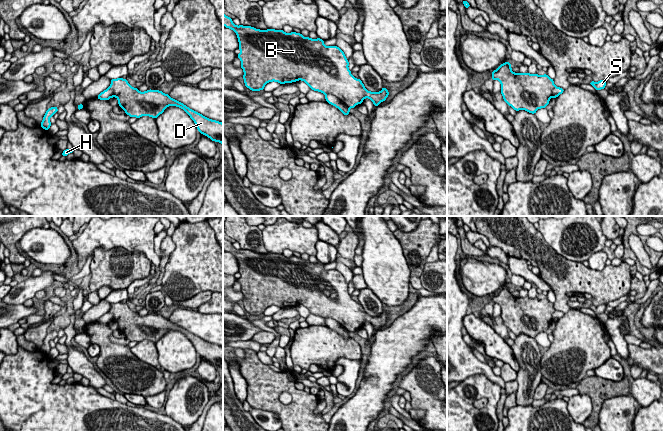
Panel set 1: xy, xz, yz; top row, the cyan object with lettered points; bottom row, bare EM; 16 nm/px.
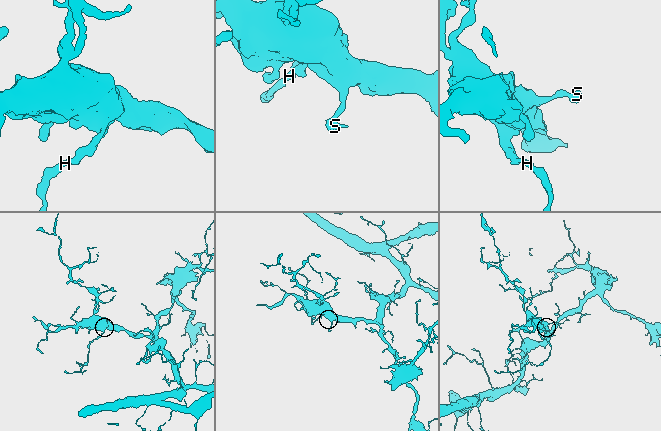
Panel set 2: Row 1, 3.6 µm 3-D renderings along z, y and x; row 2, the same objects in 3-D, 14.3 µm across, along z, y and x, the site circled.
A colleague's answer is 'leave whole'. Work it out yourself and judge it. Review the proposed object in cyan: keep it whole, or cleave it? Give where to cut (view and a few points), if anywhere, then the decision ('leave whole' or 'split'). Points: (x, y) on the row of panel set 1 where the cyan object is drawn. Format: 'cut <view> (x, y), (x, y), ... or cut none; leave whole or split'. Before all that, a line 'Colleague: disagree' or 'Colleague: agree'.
Colleague: agree
cut none; leave whole

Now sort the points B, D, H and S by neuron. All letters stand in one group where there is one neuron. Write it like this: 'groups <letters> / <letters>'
groups B D H S

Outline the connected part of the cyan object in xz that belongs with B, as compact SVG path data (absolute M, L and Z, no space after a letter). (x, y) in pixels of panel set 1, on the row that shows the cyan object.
M224 13L223 25L237 35L240 49L237 57L241 60L245 86L252 91L263 90L265 85L272 81L282 85L302 80L310 89L324 93L326 102L338 108L345 116L350 113L350 108L361 104L365 98L369 98L374 106L378 106L389 95L385 87L380 92L368 91L362 81L351 74L344 52L336 45L325 46L324 40L319 37L314 40L294 31L288 34L283 30L237 26Z

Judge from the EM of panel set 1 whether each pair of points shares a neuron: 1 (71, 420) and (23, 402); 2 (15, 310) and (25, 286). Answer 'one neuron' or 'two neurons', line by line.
1: one neuron
2: two neurons

